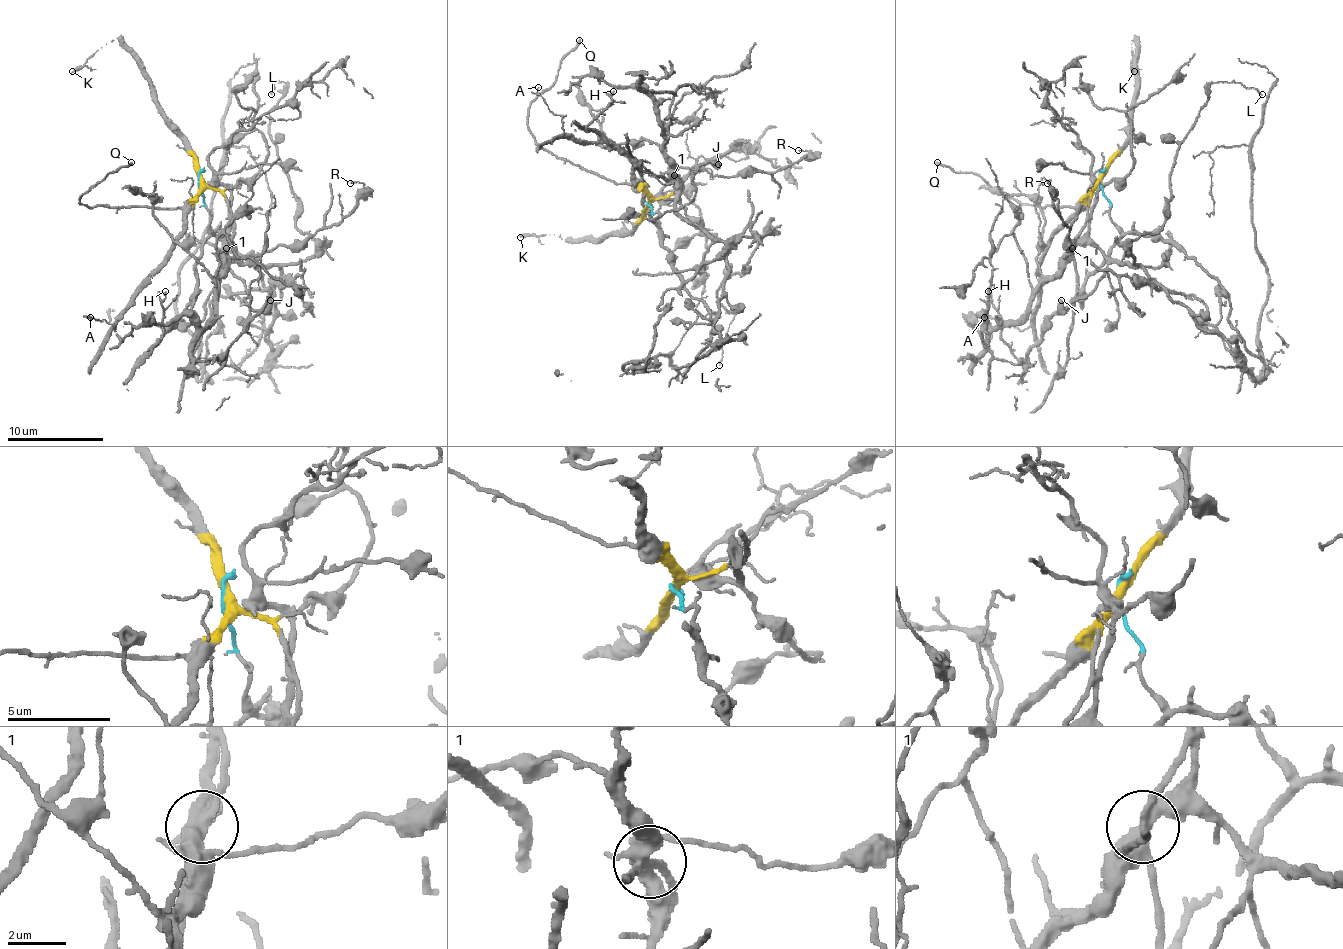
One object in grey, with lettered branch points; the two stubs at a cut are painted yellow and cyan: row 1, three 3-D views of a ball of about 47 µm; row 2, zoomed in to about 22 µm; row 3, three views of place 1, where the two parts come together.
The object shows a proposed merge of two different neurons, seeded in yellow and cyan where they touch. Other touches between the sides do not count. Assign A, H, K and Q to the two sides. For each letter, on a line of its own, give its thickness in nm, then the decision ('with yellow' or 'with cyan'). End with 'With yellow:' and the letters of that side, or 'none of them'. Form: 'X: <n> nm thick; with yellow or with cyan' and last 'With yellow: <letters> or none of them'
A: 150 nm thick; with yellow
H: 130 nm thick; with cyan
K: 280 nm thick; with yellow
Q: 200 nm thick; with yellow
With yellow: A, K, Q

